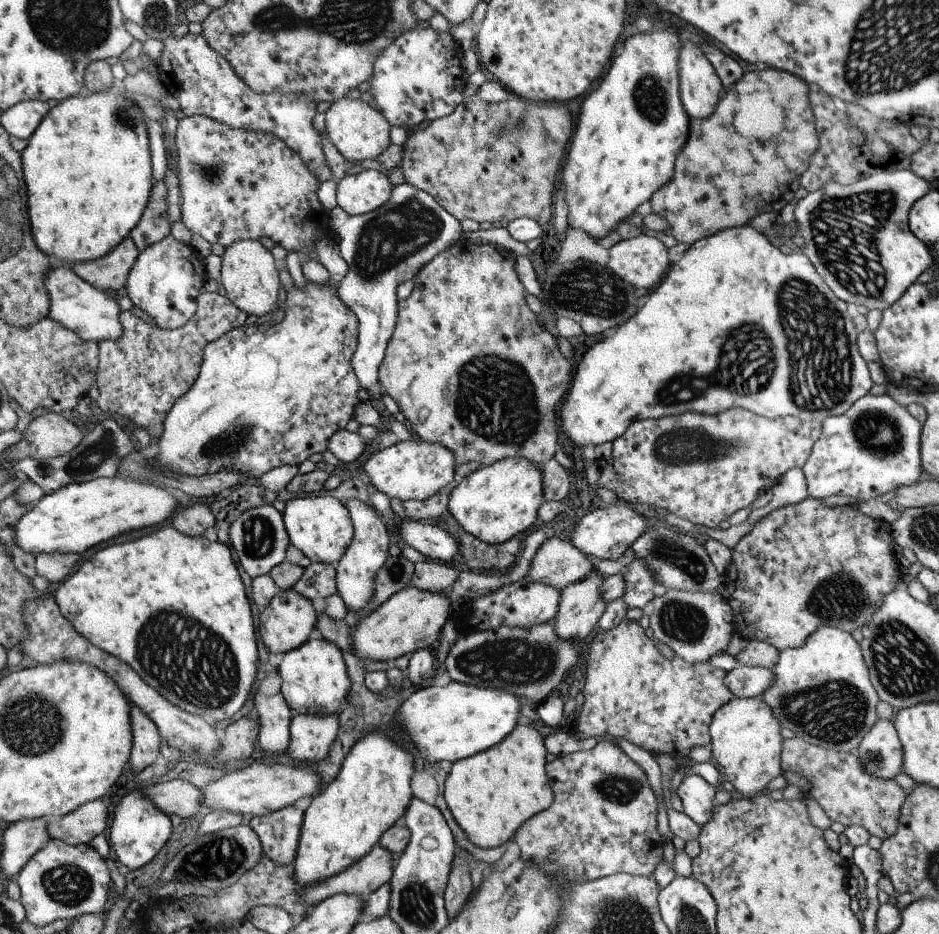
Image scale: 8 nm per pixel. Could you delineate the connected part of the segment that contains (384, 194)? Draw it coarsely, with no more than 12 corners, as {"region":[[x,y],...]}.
{"region":[[358,168],[338,182],[337,206],[348,215],[382,207],[390,176]]}

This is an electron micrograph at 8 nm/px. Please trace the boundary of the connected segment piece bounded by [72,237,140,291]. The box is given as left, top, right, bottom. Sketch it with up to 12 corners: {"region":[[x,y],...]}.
{"region":[[127,237],[101,259],[72,270],[95,288],[126,287],[139,255]]}

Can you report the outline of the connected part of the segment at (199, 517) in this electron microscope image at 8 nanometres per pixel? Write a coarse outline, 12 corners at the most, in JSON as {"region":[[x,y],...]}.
{"region":[[194,504],[171,516],[185,536],[202,536],[215,526],[209,506]]}

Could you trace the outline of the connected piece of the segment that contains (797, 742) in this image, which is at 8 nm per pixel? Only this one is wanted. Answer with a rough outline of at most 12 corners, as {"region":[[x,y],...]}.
{"region":[[784,739],[781,775],[832,823],[888,839],[904,790],[856,751]]}

